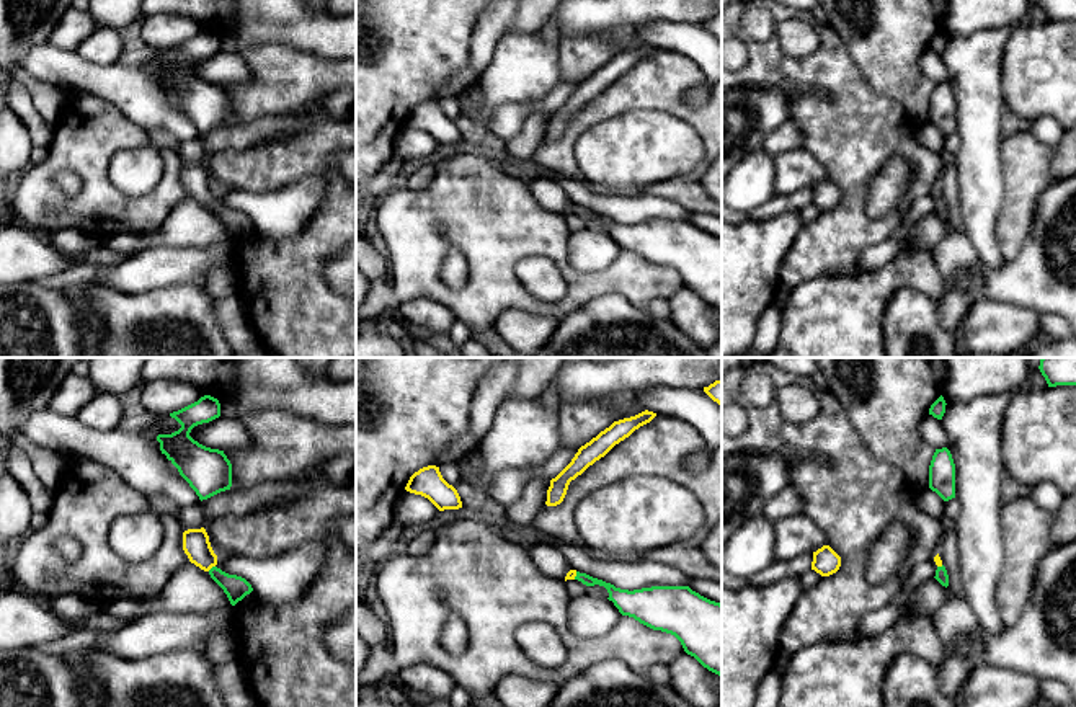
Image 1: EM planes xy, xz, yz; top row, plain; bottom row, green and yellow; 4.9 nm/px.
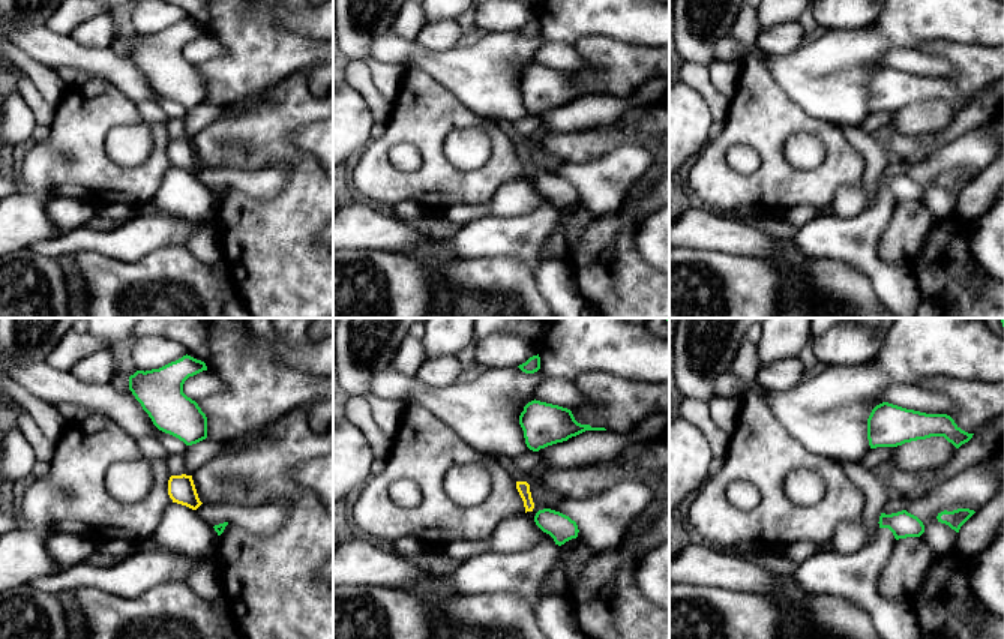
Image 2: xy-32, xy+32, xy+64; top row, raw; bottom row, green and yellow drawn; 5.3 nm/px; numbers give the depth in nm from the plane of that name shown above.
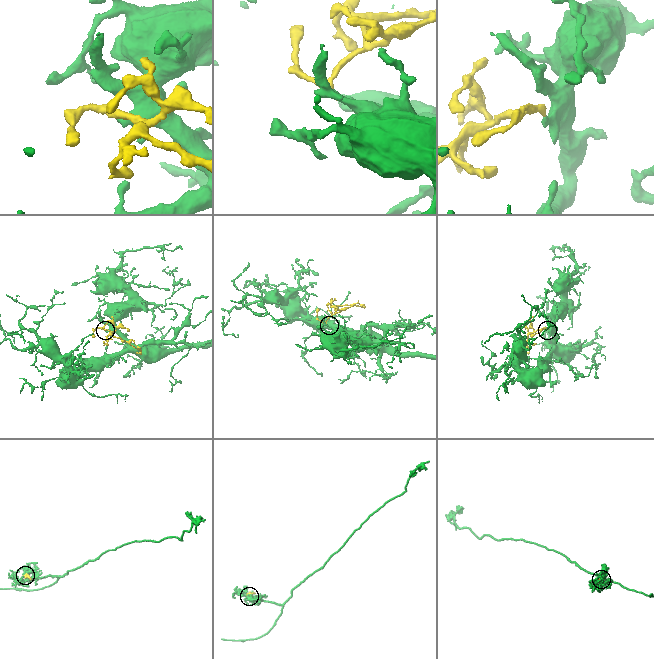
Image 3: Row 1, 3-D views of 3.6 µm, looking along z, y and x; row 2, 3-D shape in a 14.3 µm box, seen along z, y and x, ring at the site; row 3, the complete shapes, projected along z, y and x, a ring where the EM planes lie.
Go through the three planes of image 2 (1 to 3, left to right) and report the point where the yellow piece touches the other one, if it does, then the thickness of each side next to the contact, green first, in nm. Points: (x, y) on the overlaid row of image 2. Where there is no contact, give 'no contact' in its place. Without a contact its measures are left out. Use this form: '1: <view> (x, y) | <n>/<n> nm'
1: no contact
2: no contact
3: no contact

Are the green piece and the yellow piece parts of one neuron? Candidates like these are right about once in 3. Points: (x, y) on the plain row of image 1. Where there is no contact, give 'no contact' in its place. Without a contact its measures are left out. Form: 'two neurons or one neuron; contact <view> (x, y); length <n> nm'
one neuron; contact xy (213, 201); length 50 nm

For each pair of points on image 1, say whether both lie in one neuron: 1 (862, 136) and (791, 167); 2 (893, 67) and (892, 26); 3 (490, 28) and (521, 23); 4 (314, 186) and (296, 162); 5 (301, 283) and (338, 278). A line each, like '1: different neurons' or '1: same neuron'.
1: different neurons
2: same neuron
3: different neurons
4: different neurons
5: different neurons

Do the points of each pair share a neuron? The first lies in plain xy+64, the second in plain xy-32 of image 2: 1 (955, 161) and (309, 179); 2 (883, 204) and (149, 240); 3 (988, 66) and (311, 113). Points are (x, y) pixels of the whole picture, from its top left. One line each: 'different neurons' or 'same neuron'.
1: different neurons
2: same neuron
3: different neurons

